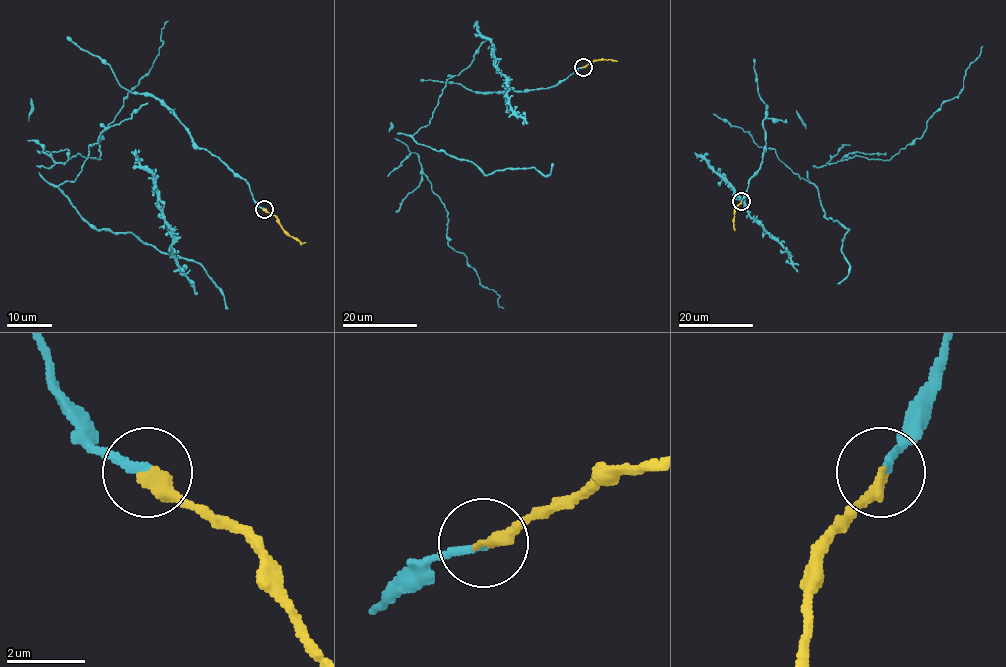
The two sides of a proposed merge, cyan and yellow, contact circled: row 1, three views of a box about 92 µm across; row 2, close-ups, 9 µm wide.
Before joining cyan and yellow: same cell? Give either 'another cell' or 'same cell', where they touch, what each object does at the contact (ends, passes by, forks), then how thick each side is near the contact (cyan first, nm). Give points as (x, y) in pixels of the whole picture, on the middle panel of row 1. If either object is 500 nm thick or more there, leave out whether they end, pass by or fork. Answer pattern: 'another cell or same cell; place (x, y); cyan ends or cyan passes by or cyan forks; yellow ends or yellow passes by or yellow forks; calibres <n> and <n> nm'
same cell; place (583, 67); cyan ends; yellow ends; calibres 200 and 340 nm

